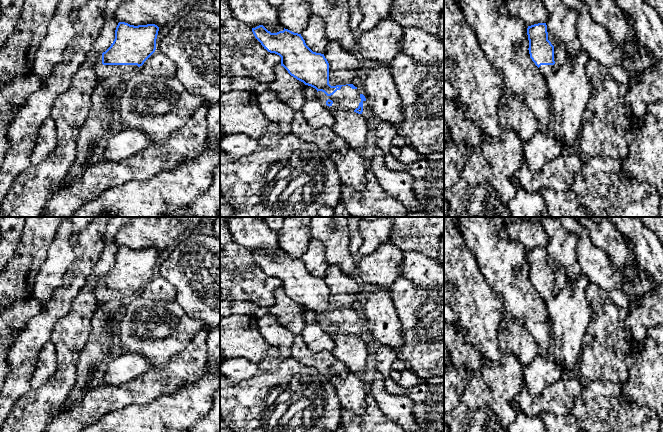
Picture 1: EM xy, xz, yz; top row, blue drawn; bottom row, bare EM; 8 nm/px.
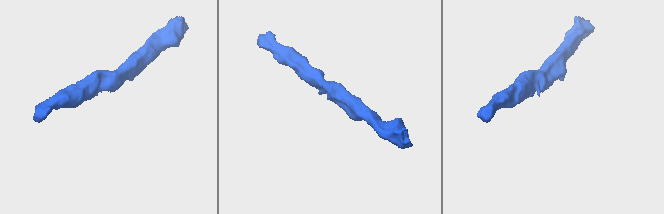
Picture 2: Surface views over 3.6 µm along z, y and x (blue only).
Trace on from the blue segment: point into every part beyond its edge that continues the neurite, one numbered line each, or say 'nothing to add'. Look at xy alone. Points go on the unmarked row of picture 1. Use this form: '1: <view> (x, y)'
1: xy (102, 295)

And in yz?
1: yz (560, 278)

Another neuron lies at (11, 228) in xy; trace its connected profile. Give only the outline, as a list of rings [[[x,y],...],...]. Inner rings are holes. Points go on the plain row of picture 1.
[[[0,217],[0,273],[15,253],[27,217]]]

